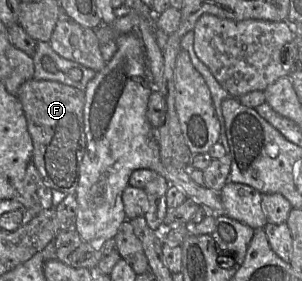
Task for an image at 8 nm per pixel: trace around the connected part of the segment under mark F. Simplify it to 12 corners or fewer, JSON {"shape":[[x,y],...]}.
{"shape":[[20,86],[32,163],[74,195],[86,149],[84,91]]}

